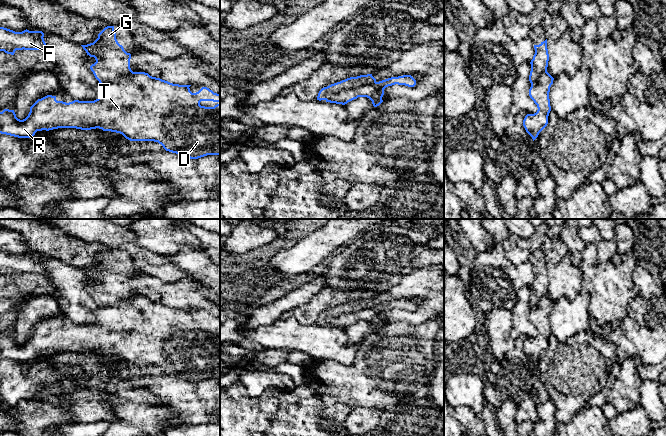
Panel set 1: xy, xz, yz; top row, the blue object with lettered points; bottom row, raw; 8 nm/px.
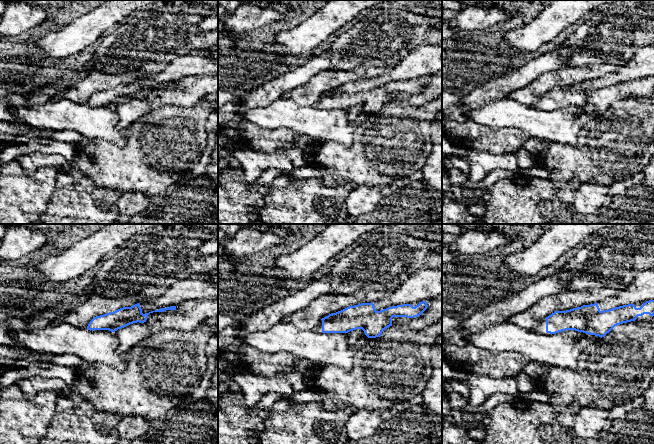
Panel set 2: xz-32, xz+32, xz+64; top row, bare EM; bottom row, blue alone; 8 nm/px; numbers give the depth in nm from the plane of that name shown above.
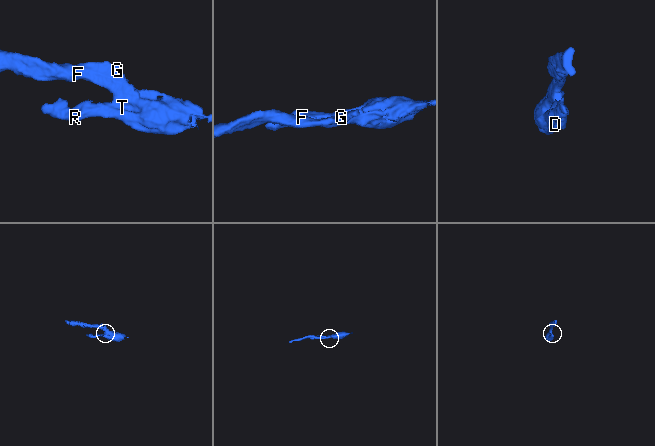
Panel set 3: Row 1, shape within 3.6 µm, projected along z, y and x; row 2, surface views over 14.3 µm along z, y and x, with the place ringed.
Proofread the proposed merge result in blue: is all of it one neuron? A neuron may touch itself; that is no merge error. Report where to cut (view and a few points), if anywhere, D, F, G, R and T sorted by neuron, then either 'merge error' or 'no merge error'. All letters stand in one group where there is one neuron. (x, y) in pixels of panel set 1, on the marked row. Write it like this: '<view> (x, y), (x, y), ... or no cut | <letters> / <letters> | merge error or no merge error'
xz (376, 82), (342, 89), (325, 99) | D R T / F G | merge error

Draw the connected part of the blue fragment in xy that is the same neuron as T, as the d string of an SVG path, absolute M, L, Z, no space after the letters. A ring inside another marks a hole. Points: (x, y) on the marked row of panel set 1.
M132 72L119 77L116 81L100 83L100 95L94 101L74 100L66 103L57 101L56 96L47 95L38 99L31 107L28 116L20 120L14 110L4 109L0 112L0 133L18 138L30 138L37 131L58 128L76 128L81 130L102 129L122 134L130 141L154 141L166 151L176 153L190 159L198 159L207 155L220 156L220 94L207 87L198 92L190 91L191 85L173 84L160 78L152 77L145 72ZM201 101L213 101L214 107L201 106Z

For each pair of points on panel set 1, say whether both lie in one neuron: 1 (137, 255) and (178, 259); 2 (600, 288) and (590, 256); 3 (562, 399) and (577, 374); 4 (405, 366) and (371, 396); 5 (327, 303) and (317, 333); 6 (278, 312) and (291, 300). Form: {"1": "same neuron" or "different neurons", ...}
{"1": "different neurons", "2": "same neuron", "3": "same neuron", "4": "same neuron", "5": "different neurons", "6": "same neuron"}

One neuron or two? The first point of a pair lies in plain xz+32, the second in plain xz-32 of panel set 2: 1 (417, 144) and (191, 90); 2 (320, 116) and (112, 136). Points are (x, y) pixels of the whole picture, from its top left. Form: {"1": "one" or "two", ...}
{"1": "two", "2": "one"}

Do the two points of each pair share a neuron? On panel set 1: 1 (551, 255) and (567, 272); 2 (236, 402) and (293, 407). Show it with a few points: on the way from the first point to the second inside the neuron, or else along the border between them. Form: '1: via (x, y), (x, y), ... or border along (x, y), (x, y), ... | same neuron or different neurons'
1: border along (568, 254), (555, 263), (547, 263) | different neurons
2: border along (283, 391), (279, 396), (276, 413), (269, 425) | different neurons

